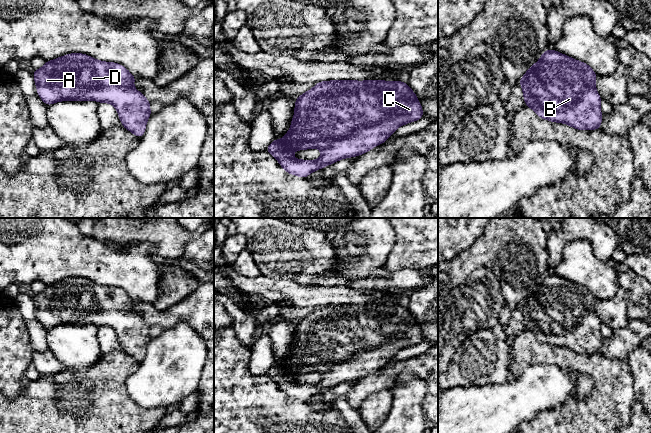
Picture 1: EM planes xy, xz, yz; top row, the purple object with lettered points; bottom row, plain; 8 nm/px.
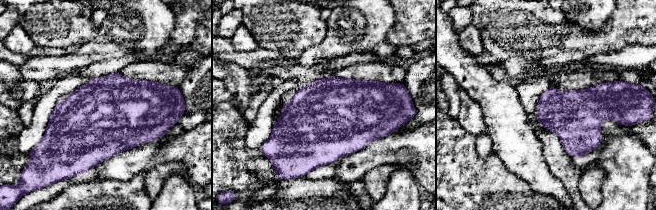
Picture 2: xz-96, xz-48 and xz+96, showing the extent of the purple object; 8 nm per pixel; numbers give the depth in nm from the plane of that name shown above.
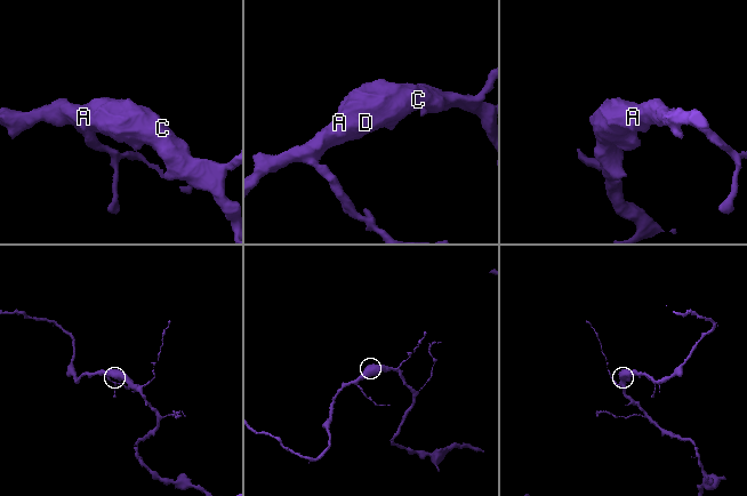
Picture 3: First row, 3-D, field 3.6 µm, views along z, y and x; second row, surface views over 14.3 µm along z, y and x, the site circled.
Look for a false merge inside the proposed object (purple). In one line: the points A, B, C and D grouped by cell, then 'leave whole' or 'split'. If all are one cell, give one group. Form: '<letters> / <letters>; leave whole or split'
A B C D; leave whole

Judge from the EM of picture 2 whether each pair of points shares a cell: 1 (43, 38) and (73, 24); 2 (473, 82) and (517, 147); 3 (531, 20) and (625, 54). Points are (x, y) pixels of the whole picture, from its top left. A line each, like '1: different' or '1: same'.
1: same
2: same
3: different

